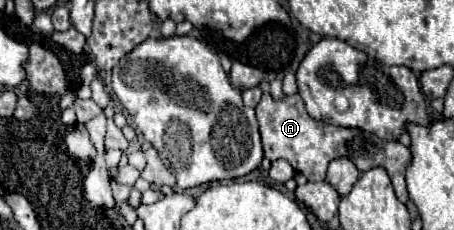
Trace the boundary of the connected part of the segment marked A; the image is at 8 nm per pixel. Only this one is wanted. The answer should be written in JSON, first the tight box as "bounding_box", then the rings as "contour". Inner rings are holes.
{"bounding_box":[256,94,410,202],"contour":[[[264,94],[260,104],[256,106],[256,118],[260,124],[264,156],[268,160],[280,160],[280,158],[288,160],[292,164],[292,168],[296,172],[304,174],[310,182],[326,180],[326,168],[336,158],[352,160],[360,172],[380,166],[388,174],[394,174],[394,176],[390,176],[390,180],[392,180],[398,200],[408,202],[404,172],[410,162],[410,150],[402,142],[388,144],[386,140],[382,140],[370,132],[358,130],[358,128],[342,128],[342,126],[314,120],[304,110],[304,102],[302,102],[300,94],[286,96],[284,100],[274,100],[270,94]]]}

